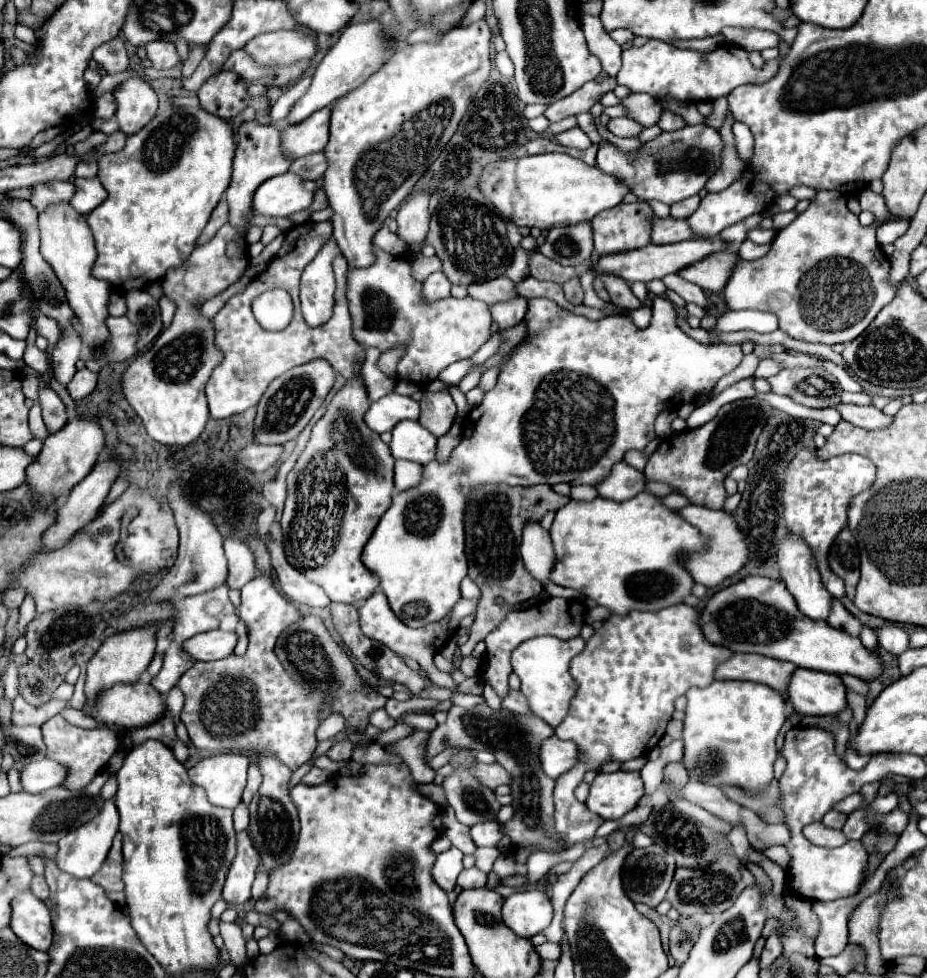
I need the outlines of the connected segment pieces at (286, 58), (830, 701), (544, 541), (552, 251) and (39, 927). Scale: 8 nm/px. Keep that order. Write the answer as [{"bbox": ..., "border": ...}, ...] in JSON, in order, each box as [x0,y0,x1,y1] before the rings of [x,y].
[{"bbox":[245,31,317,65],"border":[[[275,31],[257,35],[245,51],[261,65],[289,65],[303,57],[315,57],[317,37],[307,31]]]},{"bbox":[787,669,847,715],"border":[[[813,669],[793,671],[787,697],[801,715],[837,715],[847,705],[841,677]]]},{"bbox":[521,521,553,583],"border":[[[527,521],[521,539],[521,557],[529,573],[541,583],[549,581],[549,571],[553,567],[553,545],[547,529],[539,521]]]},{"bbox":[539,221,593,265],"border":[[[583,221],[581,225],[553,227],[539,247],[539,253],[561,263],[561,265],[581,265],[589,261],[593,253],[593,227]]]},{"bbox":[11,891,53,951],"border":[[[31,891],[19,893],[11,903],[11,929],[29,947],[47,951],[53,939],[53,925],[47,905]]]}]

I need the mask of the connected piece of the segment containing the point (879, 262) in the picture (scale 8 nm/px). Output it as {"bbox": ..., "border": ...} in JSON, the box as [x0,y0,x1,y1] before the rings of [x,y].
{"bbox":[725,191,895,343],"border":[[[819,191],[805,213],[797,215],[793,223],[777,231],[771,251],[755,261],[737,261],[725,289],[725,303],[731,311],[757,309],[775,313],[779,317],[779,329],[783,329],[793,339],[807,343],[849,343],[859,337],[875,315],[893,301],[895,287],[889,285],[889,259],[877,245],[875,231],[881,223],[861,225],[857,215],[847,209],[845,197],[835,191]]]}

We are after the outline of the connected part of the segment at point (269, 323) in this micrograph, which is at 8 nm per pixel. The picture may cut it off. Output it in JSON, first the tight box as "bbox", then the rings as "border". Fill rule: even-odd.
{"bbox":[253,289,293,331],"border":[[[271,289],[253,299],[253,315],[267,331],[281,331],[293,316],[293,302],[283,289]]]}

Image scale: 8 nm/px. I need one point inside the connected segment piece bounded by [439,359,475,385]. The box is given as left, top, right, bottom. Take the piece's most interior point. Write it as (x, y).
(454, 373)

